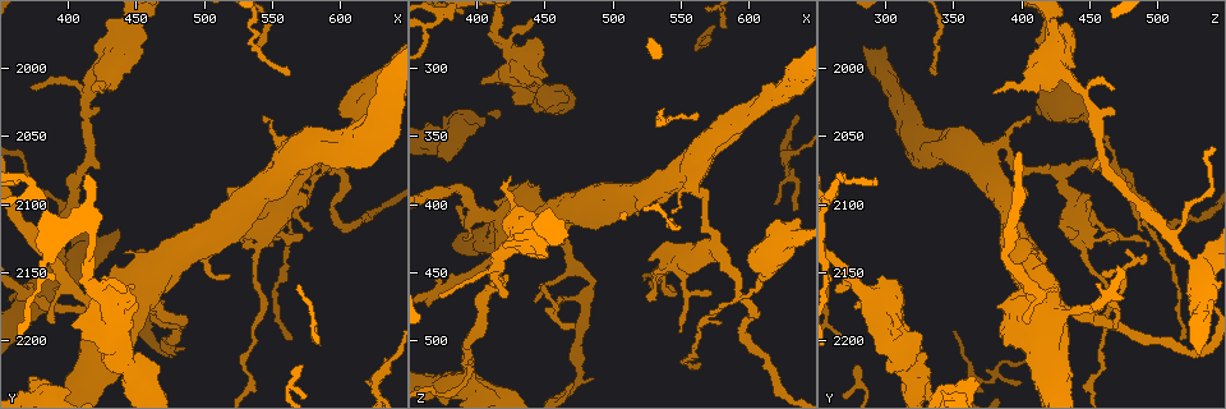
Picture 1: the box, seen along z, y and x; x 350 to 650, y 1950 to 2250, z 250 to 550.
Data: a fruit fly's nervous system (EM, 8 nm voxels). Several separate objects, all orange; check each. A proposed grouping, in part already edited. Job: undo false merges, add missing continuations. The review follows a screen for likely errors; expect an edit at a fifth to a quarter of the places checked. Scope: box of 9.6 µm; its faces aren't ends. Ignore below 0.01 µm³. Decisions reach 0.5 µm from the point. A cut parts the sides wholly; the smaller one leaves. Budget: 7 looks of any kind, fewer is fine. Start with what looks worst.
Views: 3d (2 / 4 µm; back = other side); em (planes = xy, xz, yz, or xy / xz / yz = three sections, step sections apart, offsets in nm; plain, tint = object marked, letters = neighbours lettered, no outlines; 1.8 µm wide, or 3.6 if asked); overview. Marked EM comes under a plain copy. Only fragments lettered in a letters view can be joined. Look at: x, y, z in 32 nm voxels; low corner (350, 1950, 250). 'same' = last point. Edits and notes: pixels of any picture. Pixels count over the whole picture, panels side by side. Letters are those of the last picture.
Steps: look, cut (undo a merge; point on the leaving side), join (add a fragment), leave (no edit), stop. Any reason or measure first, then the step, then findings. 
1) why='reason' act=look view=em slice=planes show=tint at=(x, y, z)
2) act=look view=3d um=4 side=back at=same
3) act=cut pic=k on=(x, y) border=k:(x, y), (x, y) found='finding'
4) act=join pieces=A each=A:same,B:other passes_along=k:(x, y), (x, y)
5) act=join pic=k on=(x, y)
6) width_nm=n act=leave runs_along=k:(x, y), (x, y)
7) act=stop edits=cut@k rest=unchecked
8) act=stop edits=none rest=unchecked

why='four-way junction' act=look view=em slice=planes show=letters at=(592, 2072, 468)

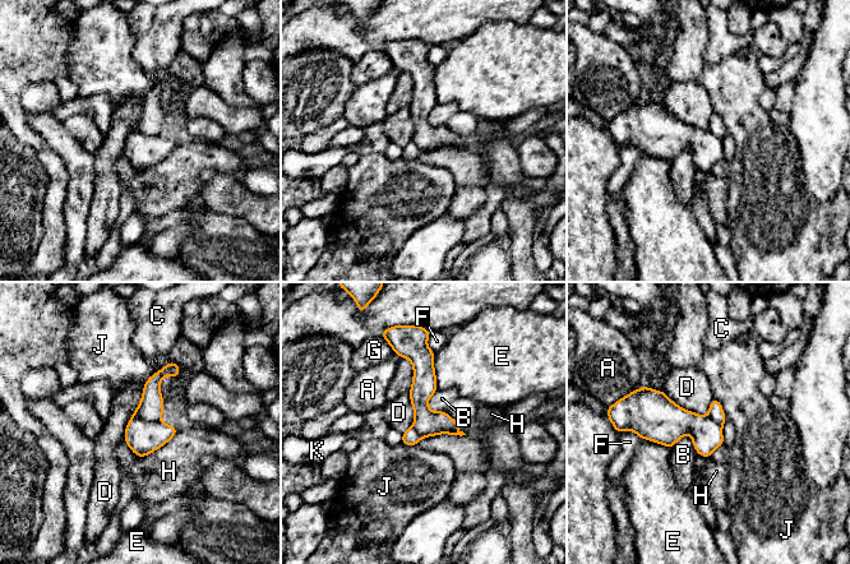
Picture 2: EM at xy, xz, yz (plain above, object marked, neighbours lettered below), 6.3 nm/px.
longest_contact=D:320nm act=cut pic=2 on=(151, 407) each=A:other,B:other,C:other,D:other,E:other,F:other,G:other,H:other,J:other,K:other border=2:(132, 417), (158, 421) found='a second cell is stuck on'

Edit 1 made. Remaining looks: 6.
why='an open end' act=look view=em slice=planes show=letters at=(424, 2020, 380)

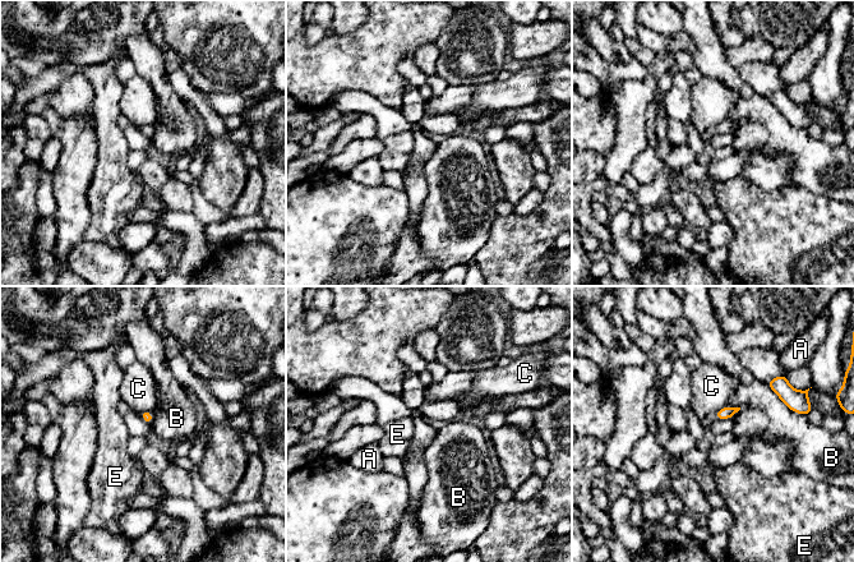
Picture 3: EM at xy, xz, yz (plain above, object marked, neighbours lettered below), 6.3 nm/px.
act=leave each=A:other,B:other,C:other,E:other border=3:(766, 383), (792, 410), (802, 414) found='none of them fits'

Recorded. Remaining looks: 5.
why='arms part here' act=look view=em um=3.6 slice=planes show=letters at=(392, 2146, 528)

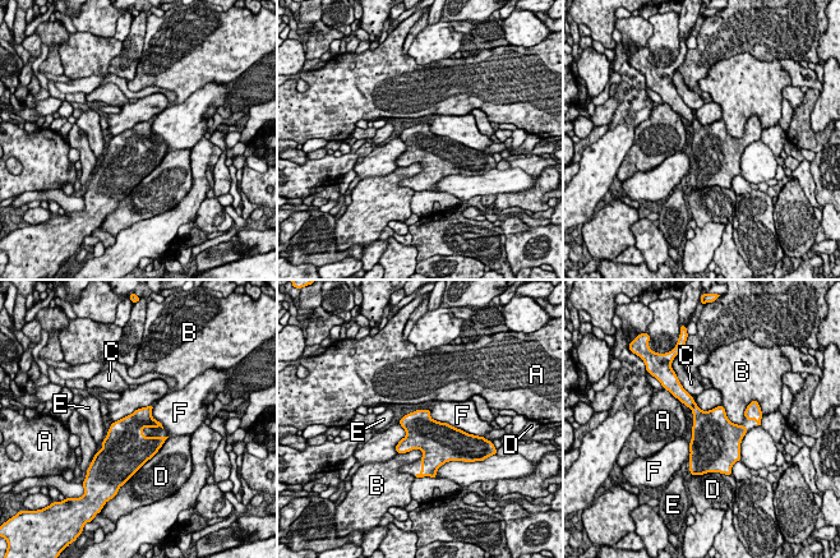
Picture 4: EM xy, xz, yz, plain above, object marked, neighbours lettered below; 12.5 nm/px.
width_nm=380 act=leave each=A:other,B:other,C:other,D:other,E:other,F:other border=4:(397, 423), (396, 451), (421, 457) found='one cell here'

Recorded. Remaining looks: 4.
act=stop edits=cut@2 rest=unchecked

